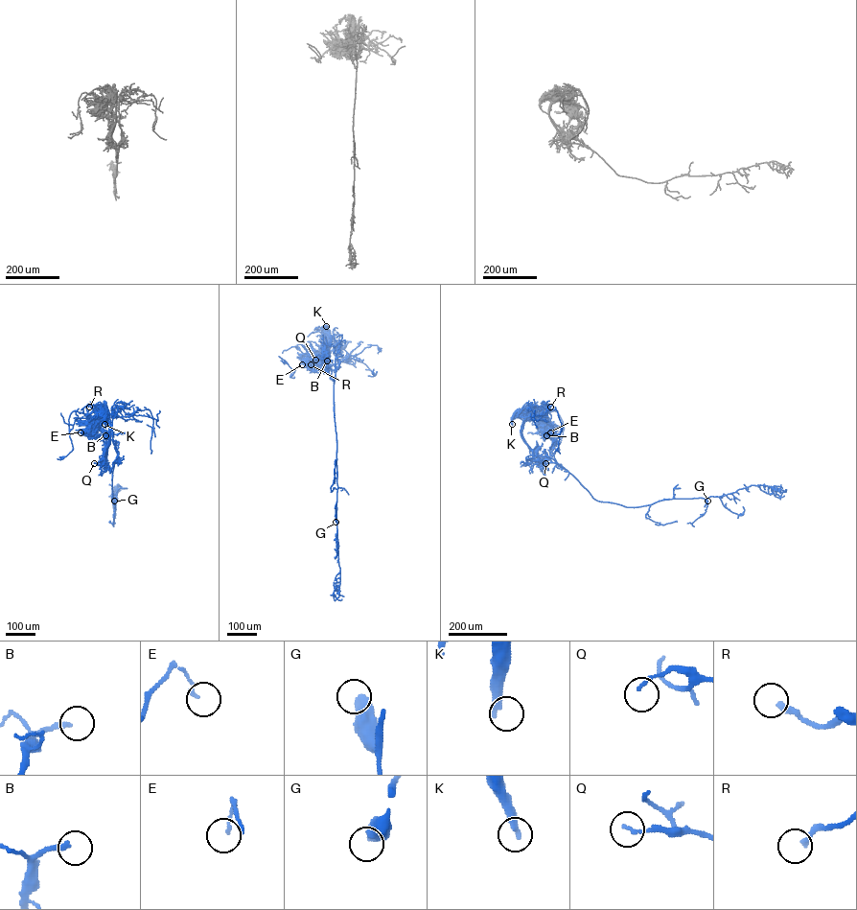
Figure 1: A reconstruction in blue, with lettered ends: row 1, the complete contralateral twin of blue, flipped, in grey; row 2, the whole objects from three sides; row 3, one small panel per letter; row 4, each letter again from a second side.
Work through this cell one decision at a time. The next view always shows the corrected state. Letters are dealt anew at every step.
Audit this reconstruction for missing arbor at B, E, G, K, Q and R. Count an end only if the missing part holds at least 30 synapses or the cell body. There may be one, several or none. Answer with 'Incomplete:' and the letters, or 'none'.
Incomplete: B, K, R

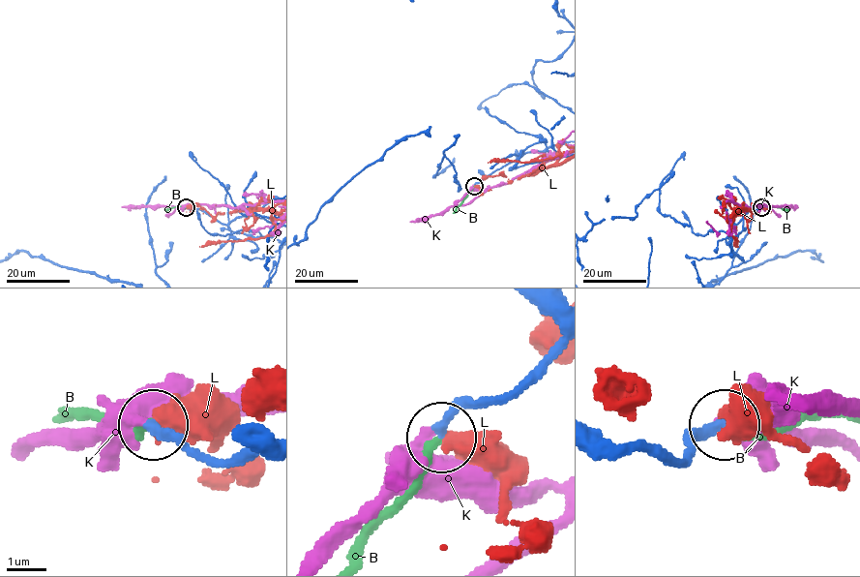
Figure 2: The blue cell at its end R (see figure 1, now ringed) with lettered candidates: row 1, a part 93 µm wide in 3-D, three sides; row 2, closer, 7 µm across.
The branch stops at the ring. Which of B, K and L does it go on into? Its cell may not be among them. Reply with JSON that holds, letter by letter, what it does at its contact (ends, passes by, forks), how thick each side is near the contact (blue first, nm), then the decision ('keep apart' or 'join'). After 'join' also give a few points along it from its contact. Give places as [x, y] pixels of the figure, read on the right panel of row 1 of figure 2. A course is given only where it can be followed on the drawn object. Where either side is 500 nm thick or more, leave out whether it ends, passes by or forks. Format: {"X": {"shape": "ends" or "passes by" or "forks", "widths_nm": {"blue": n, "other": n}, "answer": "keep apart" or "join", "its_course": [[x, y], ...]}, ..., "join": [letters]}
{"B": {"shape": "ends", "widths_nm": {"blue": 240, "other": 240}, "answer": "join"}, "K": {"shape": "ends", "widths_nm": {"blue": 260, "other": 360}, "answer": "keep apart"}, "L": {"widths_nm": {"blue": 240, "other": 600}, "answer": "keep apart"}, "join": ["B"]}

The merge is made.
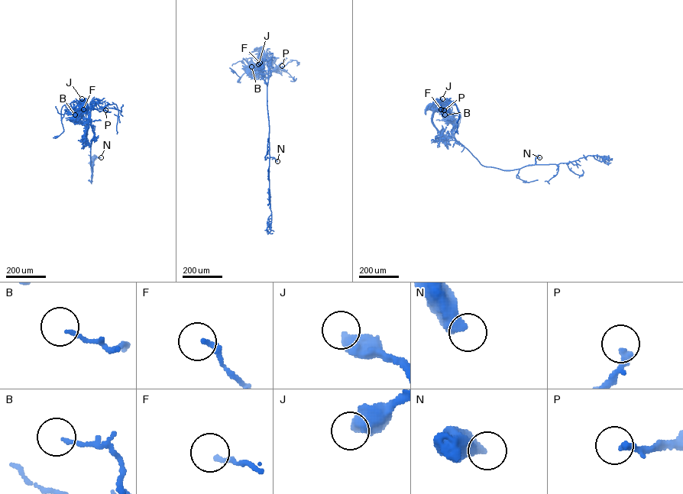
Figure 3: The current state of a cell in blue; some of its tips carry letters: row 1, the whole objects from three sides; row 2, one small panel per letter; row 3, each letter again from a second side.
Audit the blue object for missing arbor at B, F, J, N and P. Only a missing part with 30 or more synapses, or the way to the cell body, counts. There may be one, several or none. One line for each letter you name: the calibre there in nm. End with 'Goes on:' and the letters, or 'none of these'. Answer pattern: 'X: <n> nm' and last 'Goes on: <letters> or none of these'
Goes on: none of these

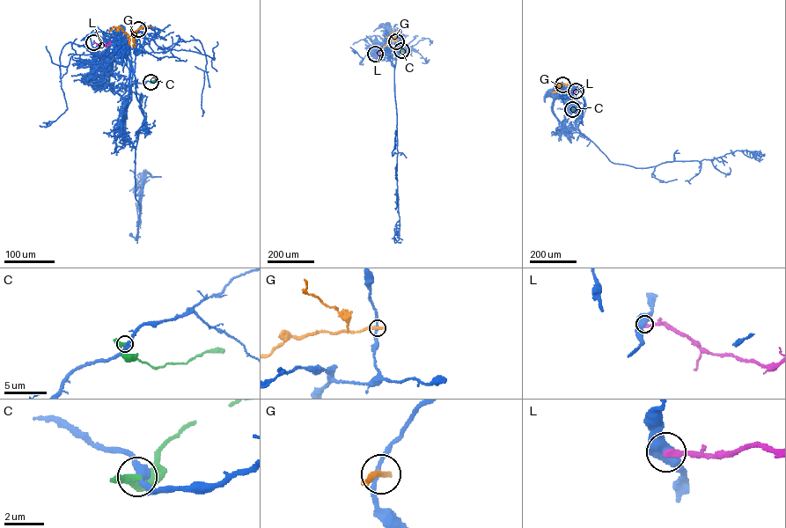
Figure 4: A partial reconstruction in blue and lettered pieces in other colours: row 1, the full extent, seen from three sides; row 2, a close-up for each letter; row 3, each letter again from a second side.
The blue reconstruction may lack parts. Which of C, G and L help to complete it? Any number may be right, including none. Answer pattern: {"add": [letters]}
{"add": []}

